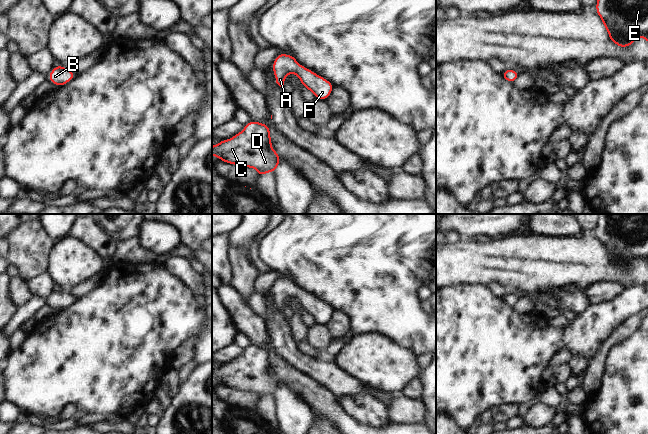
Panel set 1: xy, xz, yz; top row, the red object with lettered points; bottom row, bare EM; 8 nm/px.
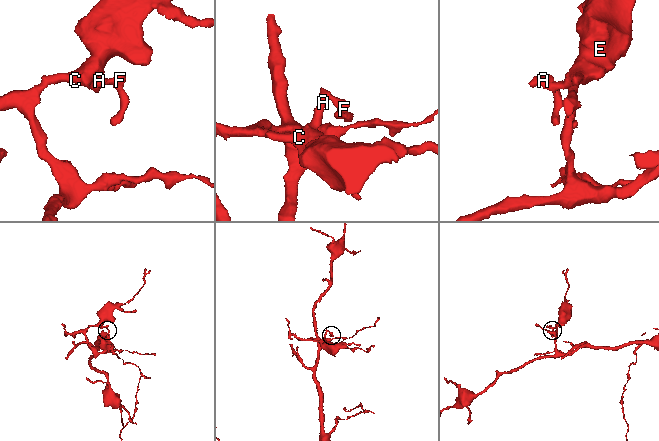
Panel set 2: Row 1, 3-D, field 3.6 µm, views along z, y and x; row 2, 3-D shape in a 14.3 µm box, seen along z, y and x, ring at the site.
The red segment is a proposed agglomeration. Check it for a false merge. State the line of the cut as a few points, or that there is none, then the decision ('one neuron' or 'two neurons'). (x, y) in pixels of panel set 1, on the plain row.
no cut; one neuron

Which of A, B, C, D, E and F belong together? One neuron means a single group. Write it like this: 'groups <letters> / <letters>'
groups A B C D E F

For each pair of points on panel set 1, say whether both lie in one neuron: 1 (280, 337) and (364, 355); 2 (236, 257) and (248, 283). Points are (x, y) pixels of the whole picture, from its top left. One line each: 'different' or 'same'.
1: different
2: same

